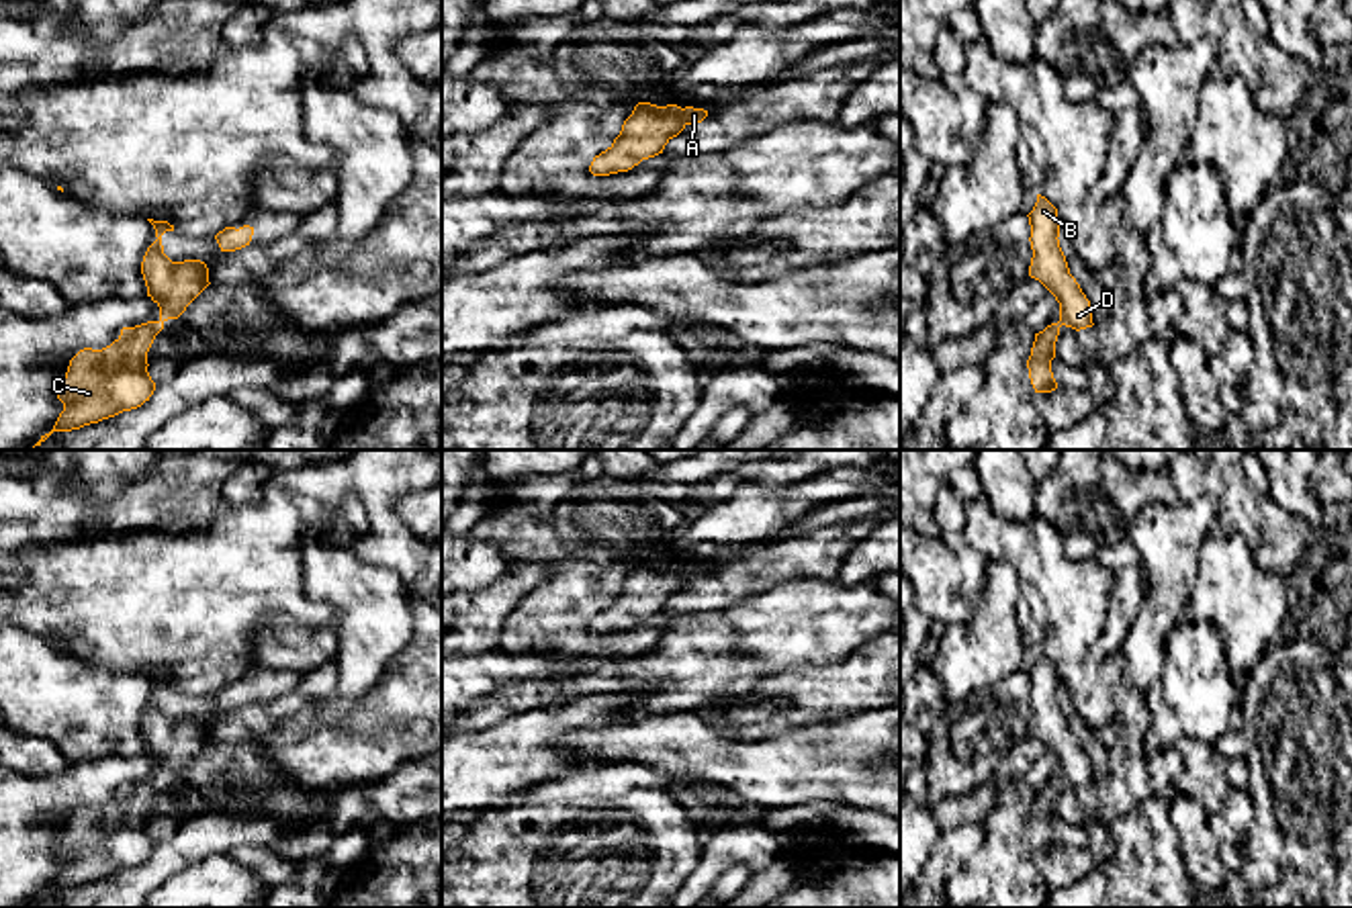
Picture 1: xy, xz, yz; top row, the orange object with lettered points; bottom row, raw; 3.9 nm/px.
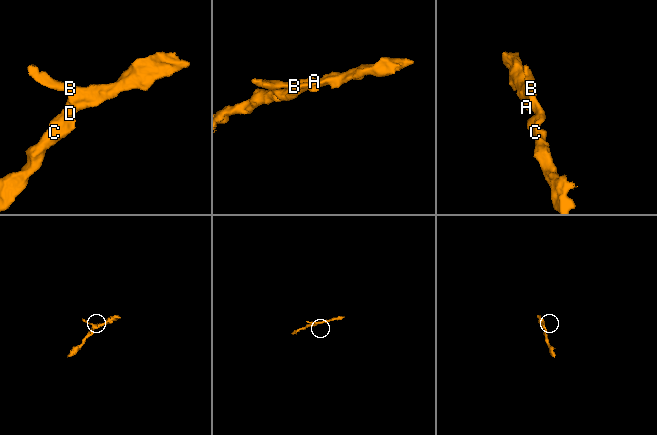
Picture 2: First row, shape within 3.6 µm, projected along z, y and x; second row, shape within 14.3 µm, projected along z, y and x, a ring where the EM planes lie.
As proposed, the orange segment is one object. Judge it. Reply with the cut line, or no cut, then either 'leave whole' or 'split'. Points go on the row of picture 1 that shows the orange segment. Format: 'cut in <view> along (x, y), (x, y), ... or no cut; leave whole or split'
no cut; leave whole

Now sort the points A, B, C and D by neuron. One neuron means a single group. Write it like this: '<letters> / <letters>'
A B C D

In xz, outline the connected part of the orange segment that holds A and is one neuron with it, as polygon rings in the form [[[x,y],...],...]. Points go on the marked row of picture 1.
[[[638,102],[614,143],[593,157],[589,172],[593,176],[628,172],[642,160],[663,153],[673,137],[687,125],[702,123],[706,117],[708,110],[704,108]]]

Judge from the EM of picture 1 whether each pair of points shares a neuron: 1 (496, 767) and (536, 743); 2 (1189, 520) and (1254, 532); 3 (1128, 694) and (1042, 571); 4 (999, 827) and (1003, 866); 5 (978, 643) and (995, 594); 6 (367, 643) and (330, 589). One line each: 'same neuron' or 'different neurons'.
1: same neuron
2: different neurons
3: different neurons
4: same neuron
5: same neuron
6: same neuron

